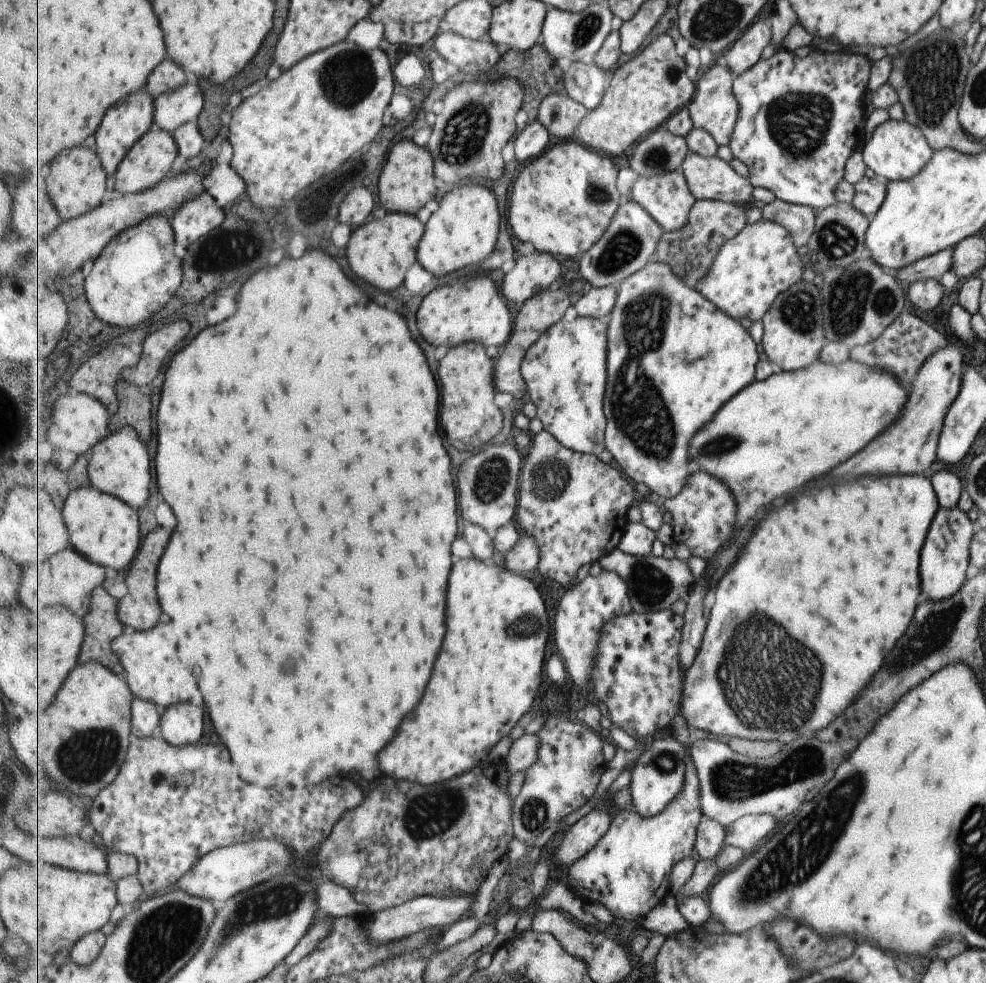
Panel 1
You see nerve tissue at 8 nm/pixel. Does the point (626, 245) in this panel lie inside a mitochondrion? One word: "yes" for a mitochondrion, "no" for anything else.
yes

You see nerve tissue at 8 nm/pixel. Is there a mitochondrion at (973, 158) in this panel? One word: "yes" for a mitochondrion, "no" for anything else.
no

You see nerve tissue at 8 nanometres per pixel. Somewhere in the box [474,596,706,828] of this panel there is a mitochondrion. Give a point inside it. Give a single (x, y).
(524, 625)

